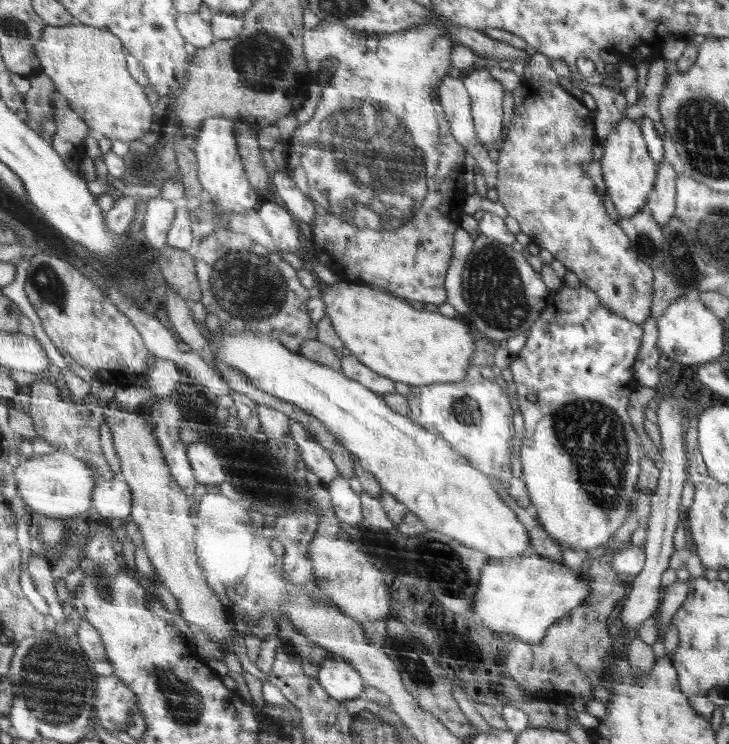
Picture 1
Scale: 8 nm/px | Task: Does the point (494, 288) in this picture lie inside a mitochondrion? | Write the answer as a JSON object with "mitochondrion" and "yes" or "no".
{"mitochondrion":"yes"}

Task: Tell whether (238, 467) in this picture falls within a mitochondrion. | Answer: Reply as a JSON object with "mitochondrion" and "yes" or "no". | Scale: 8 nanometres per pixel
{"mitochondrion":"yes"}

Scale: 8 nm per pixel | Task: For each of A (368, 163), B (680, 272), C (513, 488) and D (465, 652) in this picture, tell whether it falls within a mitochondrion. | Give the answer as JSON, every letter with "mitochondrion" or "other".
{"A":"mitochondrion","B":"mitochondrion","C":"other","D":"other"}

